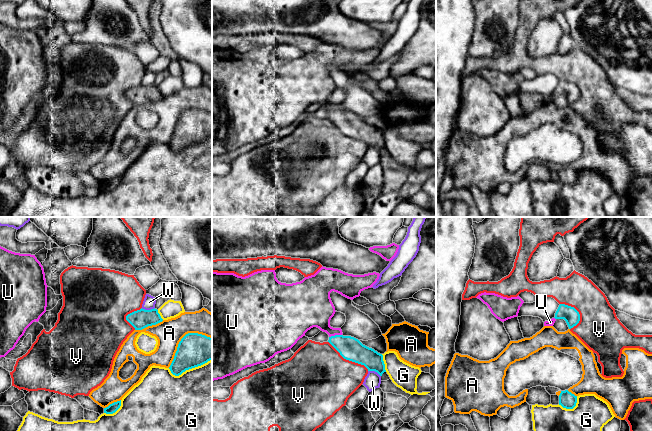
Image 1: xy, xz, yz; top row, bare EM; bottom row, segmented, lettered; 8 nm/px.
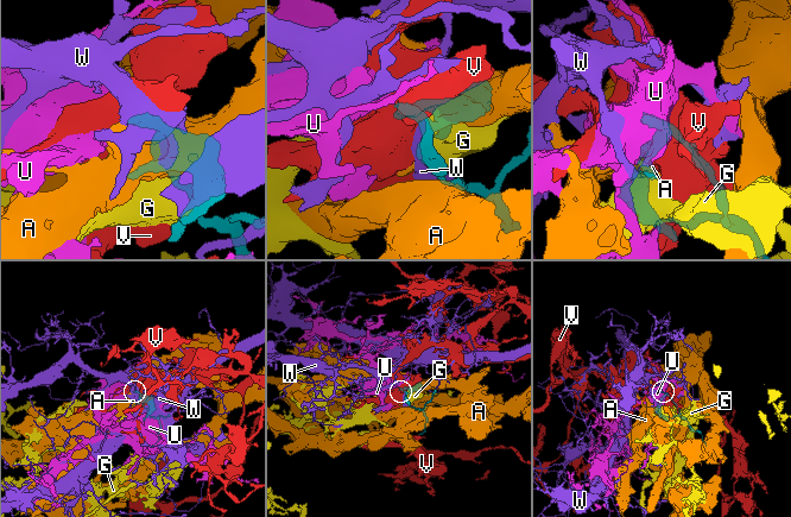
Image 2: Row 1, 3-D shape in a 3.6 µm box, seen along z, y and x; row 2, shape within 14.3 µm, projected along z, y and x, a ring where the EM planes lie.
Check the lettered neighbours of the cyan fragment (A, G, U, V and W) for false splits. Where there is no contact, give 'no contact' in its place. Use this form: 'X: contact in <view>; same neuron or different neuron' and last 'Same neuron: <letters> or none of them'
A: contact in xy; different neuron
G: contact in xy; different neuron
U: contact in xz; same neuron
V: contact in xz; different neuron
W: contact in xy; different neuron
Same neuron: U

